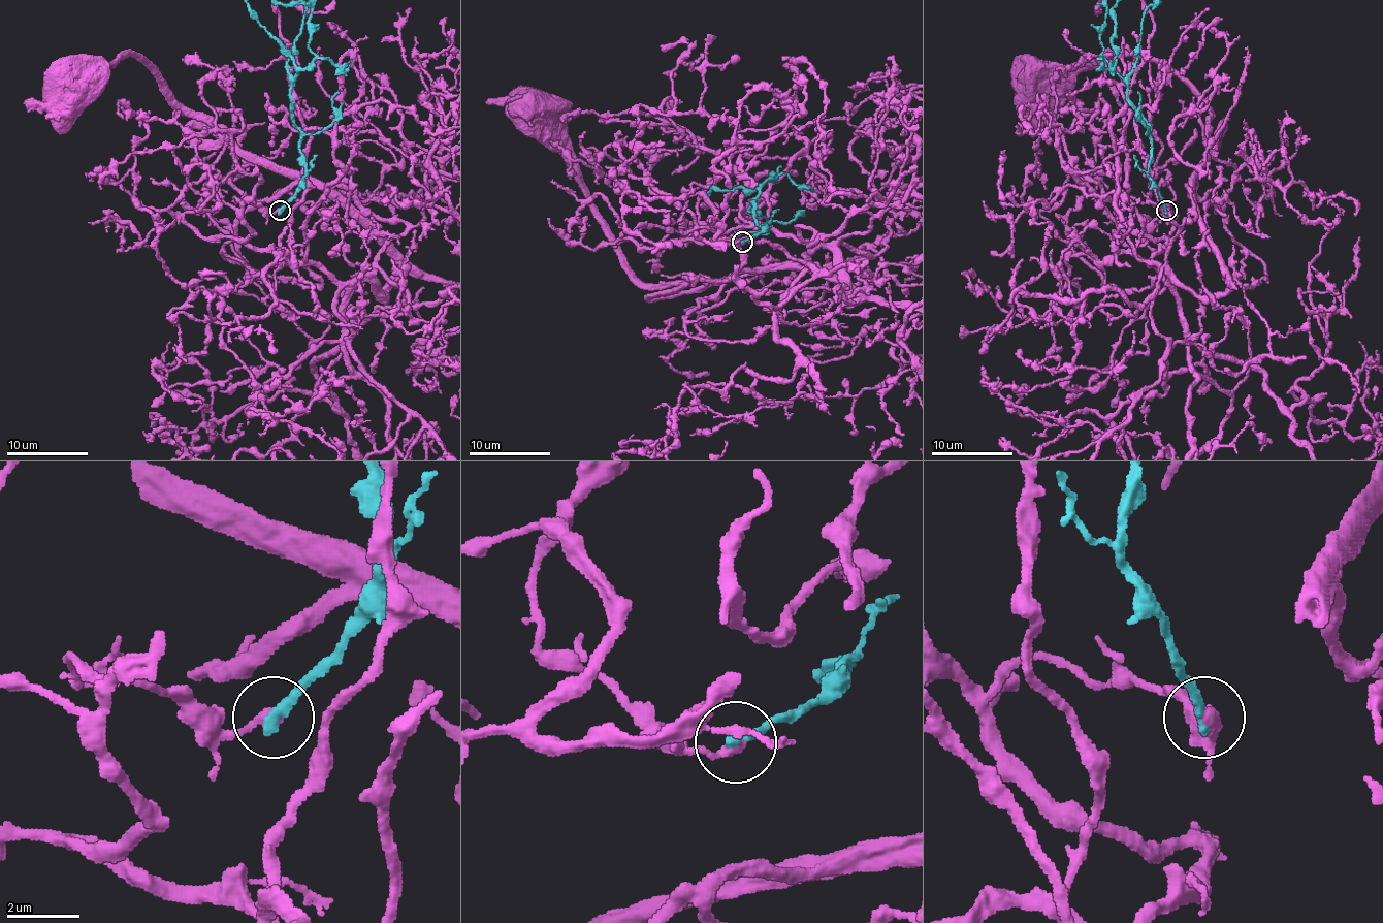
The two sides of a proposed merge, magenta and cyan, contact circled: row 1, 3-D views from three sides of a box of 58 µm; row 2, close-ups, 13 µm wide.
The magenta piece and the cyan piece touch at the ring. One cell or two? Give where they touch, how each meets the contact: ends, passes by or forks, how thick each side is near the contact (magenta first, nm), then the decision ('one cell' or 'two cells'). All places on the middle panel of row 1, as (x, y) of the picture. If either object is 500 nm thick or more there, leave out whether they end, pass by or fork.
(742, 242) | magenta ends | cyan ends | 320/320 nm | two cells

